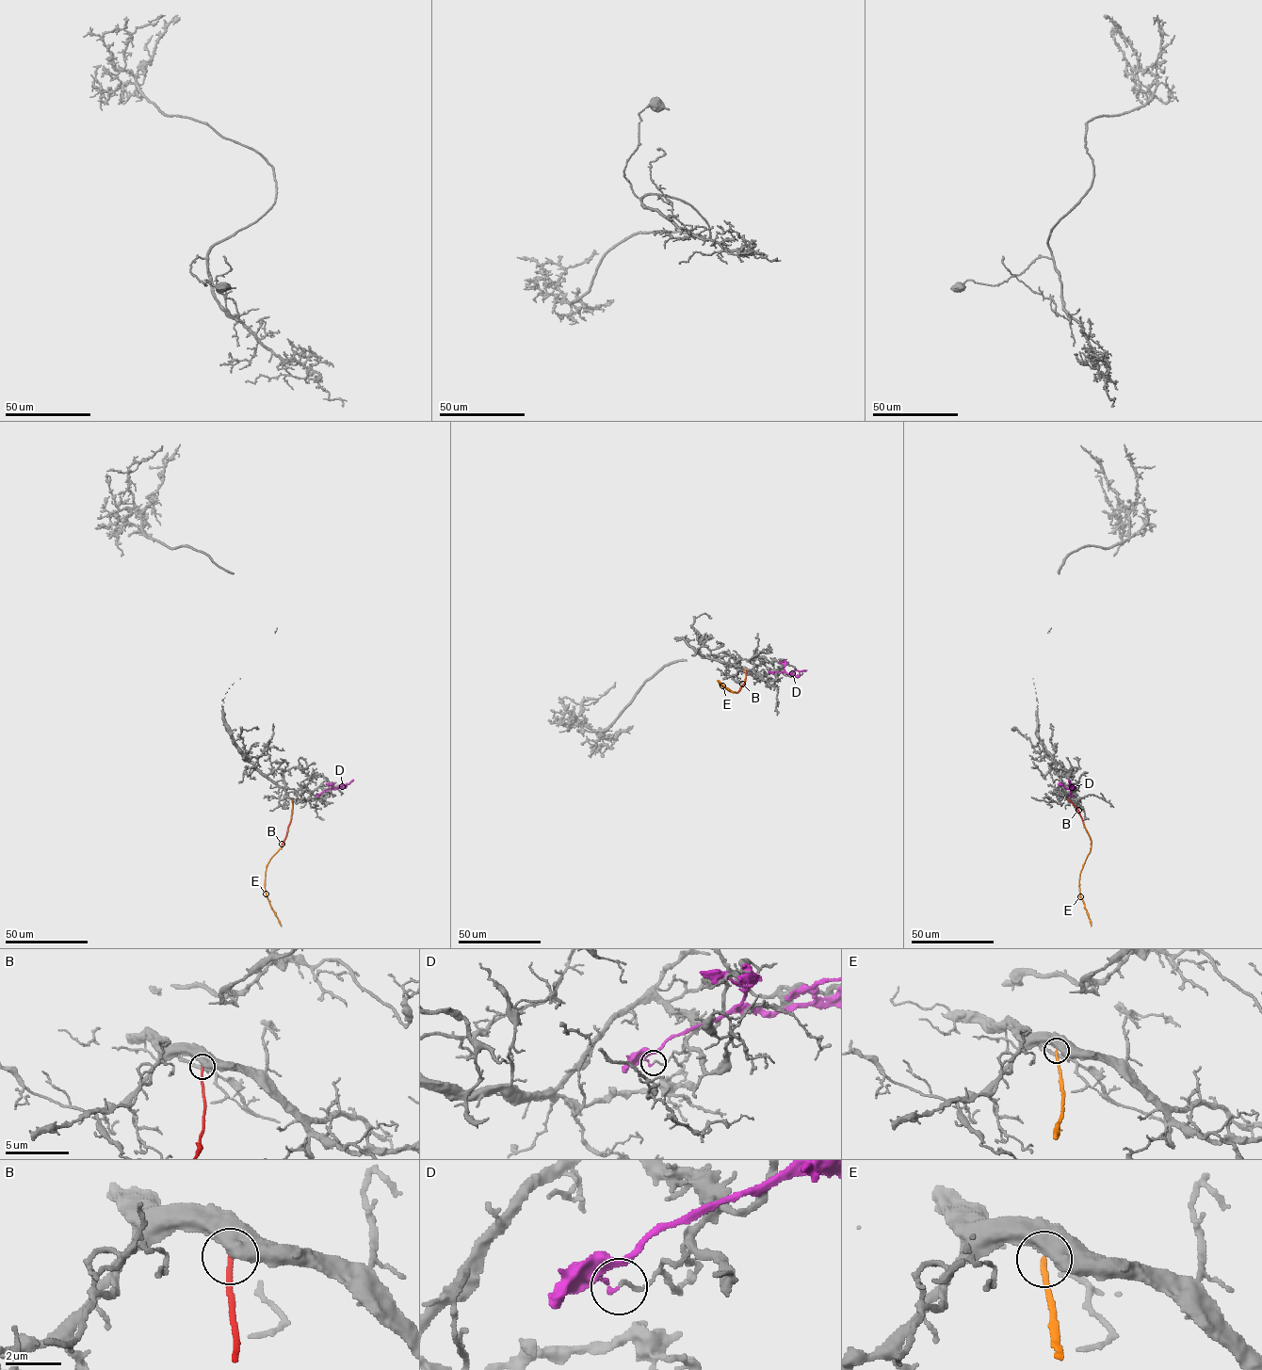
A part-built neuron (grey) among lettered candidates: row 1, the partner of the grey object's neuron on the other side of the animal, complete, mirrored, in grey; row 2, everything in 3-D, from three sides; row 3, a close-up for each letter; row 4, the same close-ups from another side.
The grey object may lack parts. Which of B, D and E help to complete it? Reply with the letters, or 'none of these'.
none of these

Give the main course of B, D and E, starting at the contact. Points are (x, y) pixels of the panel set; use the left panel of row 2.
B: (292, 799), (291, 817), (282, 844)
D: (319, 796), (337, 787)
E: (291, 799), (287, 835), (267, 864), (265, 879), (266, 895), (281, 926)

